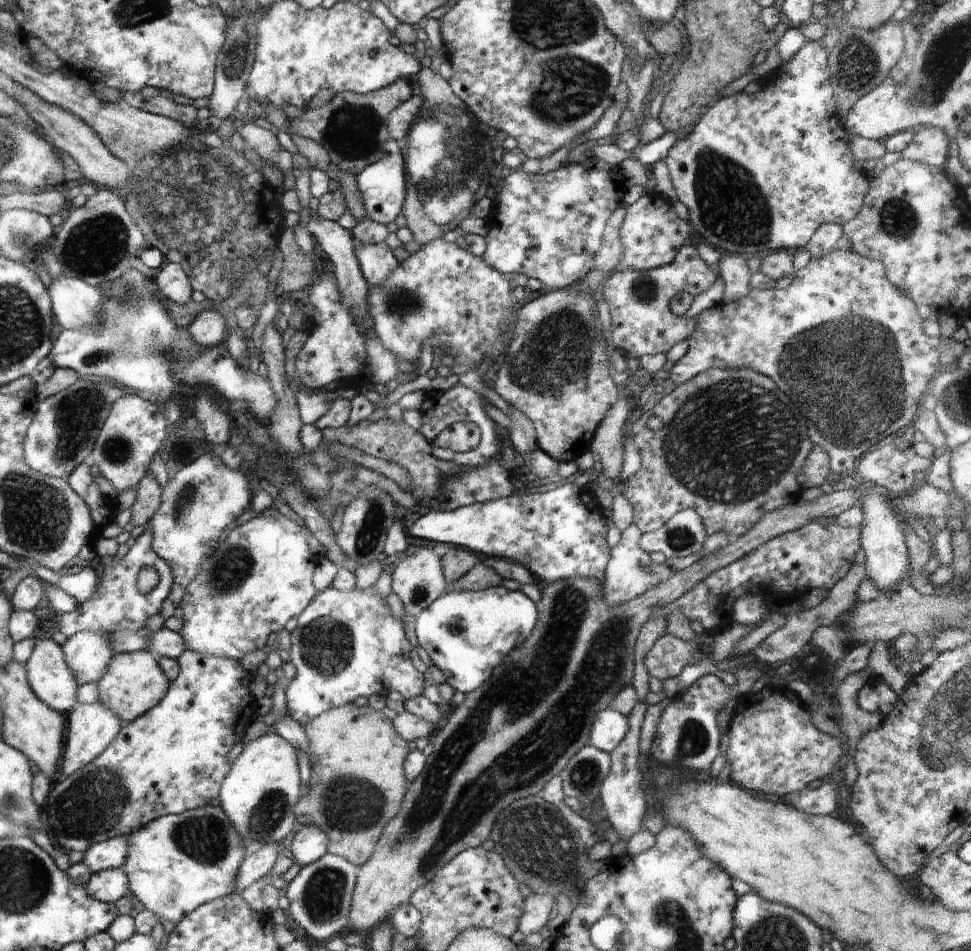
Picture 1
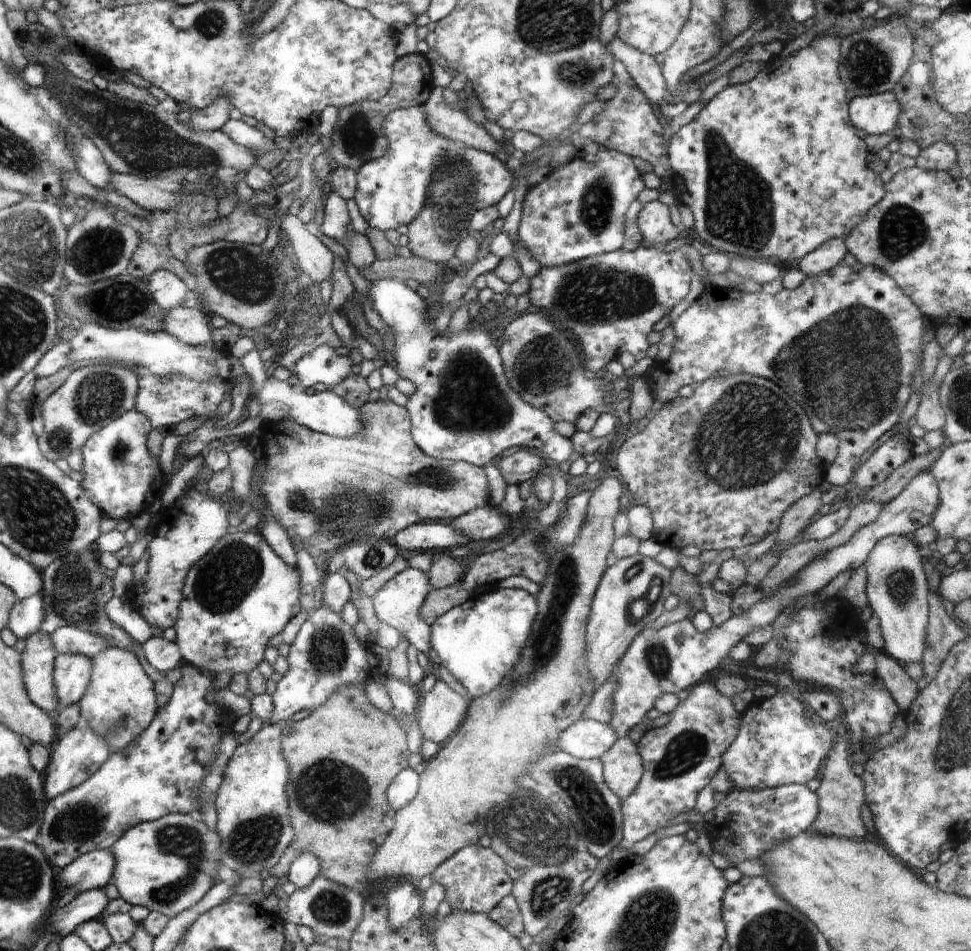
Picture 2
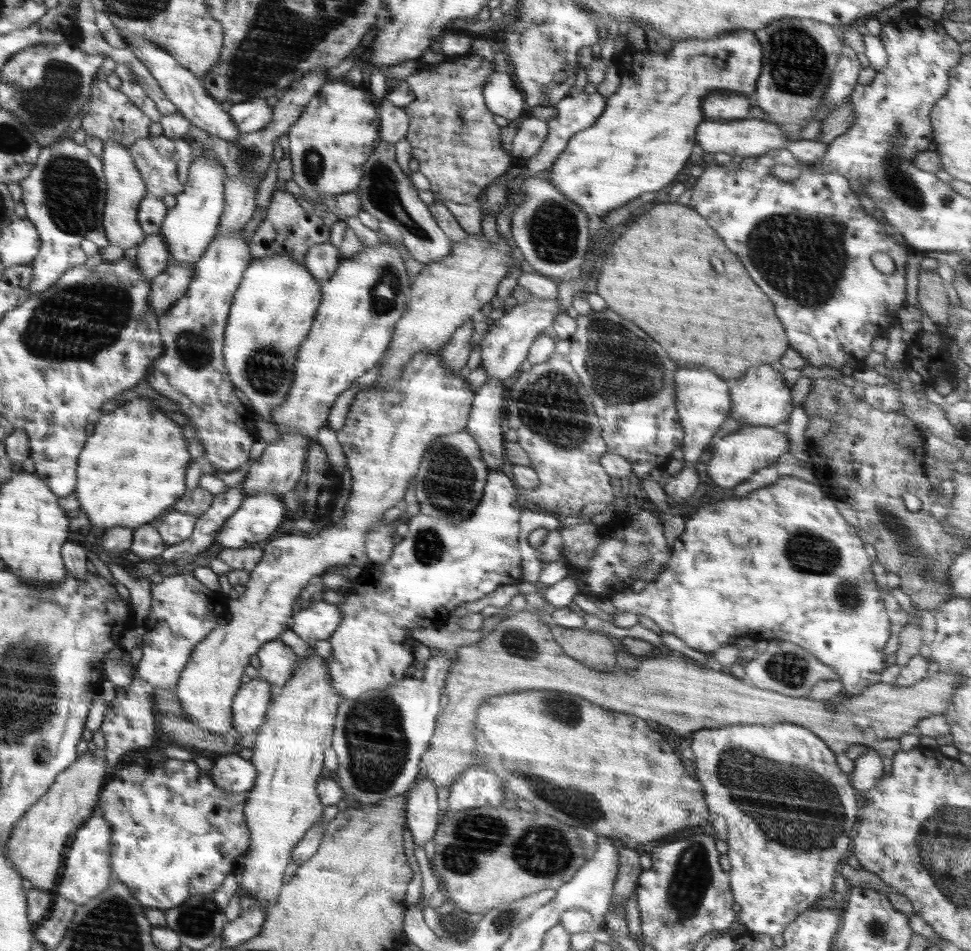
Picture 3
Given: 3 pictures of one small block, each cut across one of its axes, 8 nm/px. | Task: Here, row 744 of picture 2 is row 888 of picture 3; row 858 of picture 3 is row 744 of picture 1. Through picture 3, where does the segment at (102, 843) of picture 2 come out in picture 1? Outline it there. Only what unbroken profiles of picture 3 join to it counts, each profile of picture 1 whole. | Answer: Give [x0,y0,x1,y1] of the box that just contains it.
[42,649,259,854]

